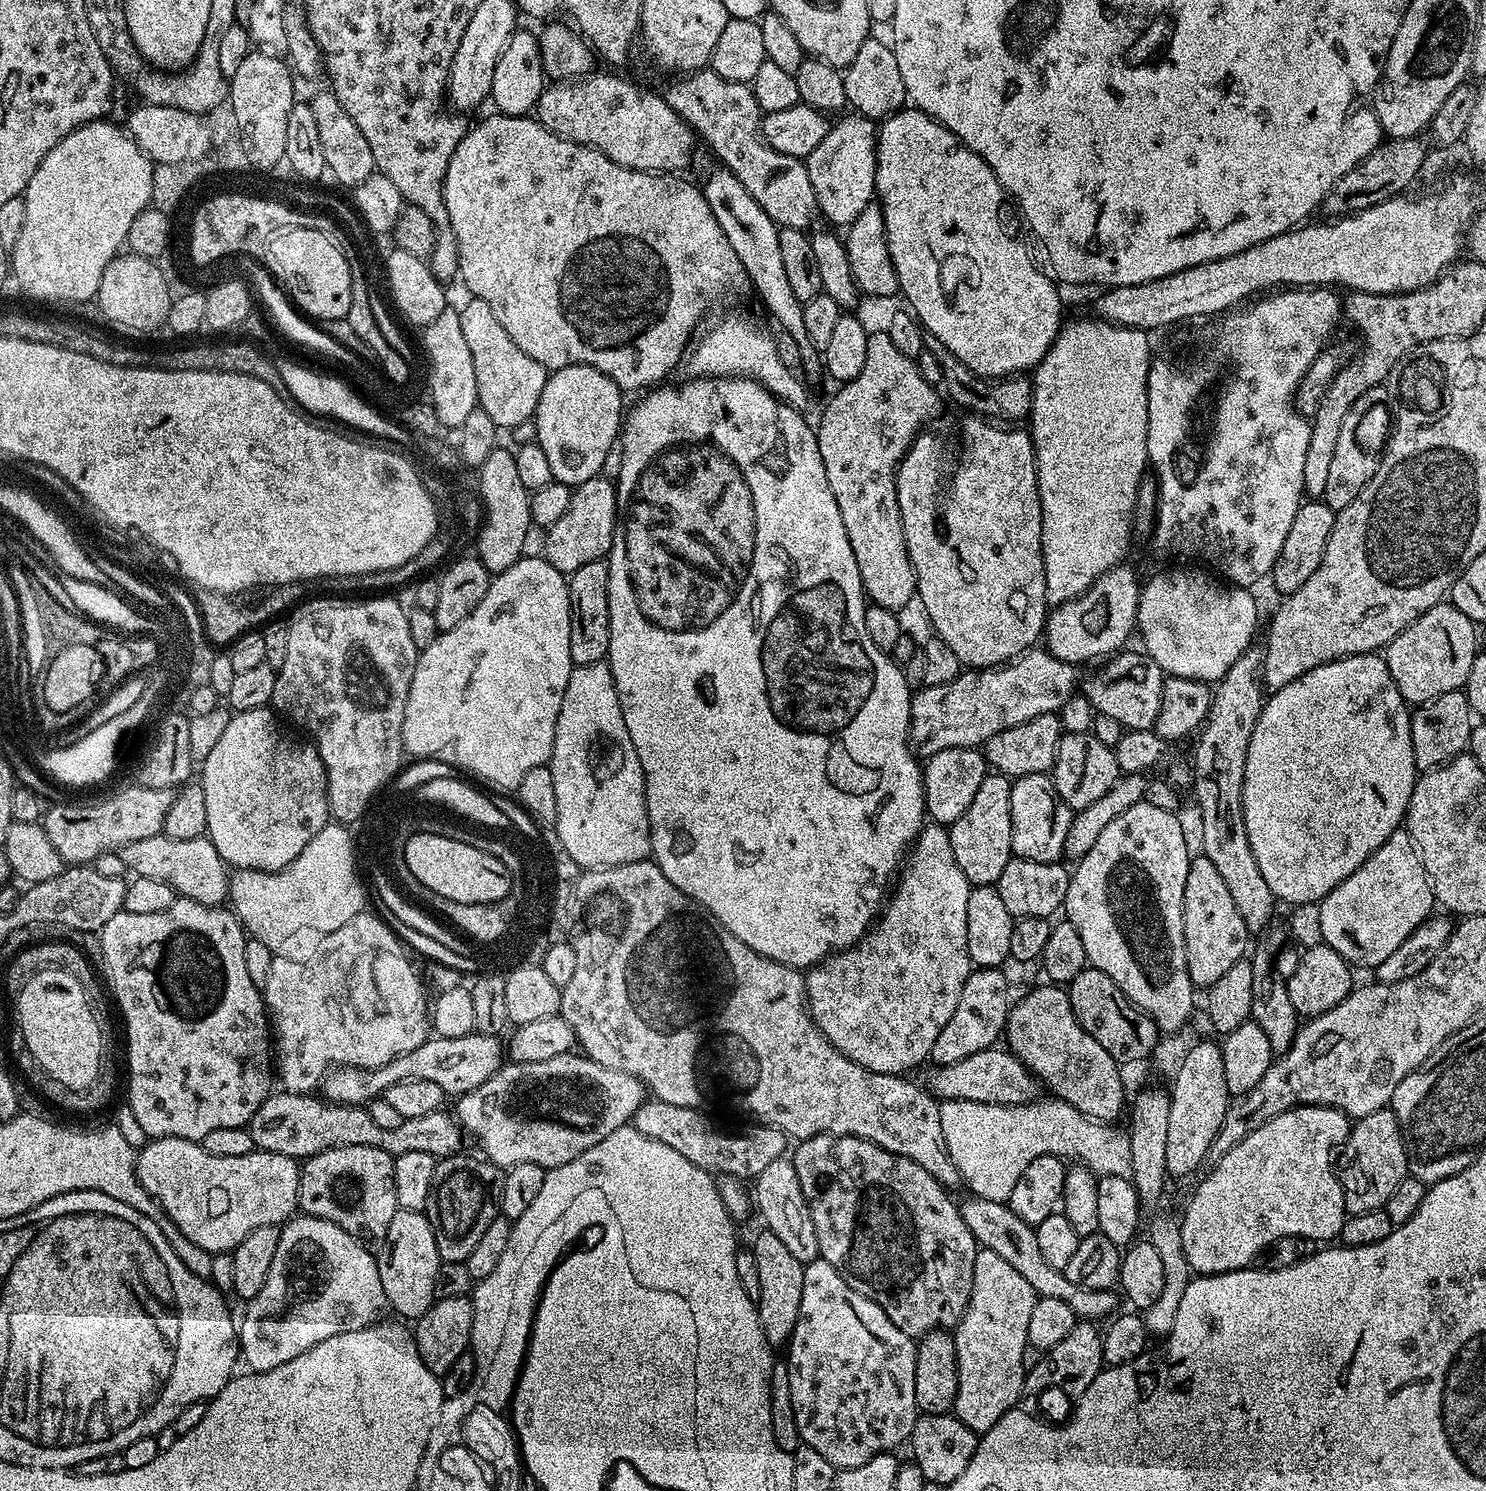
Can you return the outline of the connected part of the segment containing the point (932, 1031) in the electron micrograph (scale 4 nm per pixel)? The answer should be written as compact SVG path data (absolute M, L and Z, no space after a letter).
M925 823L899 869L898 879L890 892L890 899L883 905L882 911L870 931L853 948L846 948L843 952L835 953L827 960L821 960L819 964L807 969L806 995L812 1020L820 1027L824 1037L846 1058L858 1062L858 1066L871 1072L908 1074L911 1068L918 1067L923 1060L927 1061L931 1057L934 1042L938 1042L938 1034L942 1034L946 1022L950 1022L954 1009L958 1006L958 997L962 995L962 986L966 986L966 978L974 971L974 965L966 946L966 902L970 902L971 893L972 888L966 874L962 874L962 870L958 870L958 862L954 862L954 850L950 846L948 828L943 824Z

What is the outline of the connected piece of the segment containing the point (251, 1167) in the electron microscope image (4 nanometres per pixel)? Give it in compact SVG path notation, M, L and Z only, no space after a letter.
M182 1138L149 1139L147 1144L139 1149L136 1158L136 1176L142 1182L144 1189L160 1204L162 1211L172 1219L174 1226L178 1226L178 1230L182 1234L186 1234L186 1238L190 1238L190 1242L194 1242L194 1246L213 1254L217 1252L231 1253L232 1249L240 1245L242 1238L246 1238L246 1234L250 1234L250 1230L258 1230L258 1226L283 1225L297 1211L300 1202L300 1164L297 1157L287 1156L281 1152L254 1150L250 1154L242 1154L242 1158L214 1158L214 1154L206 1154L202 1145L194 1140L183 1140Z

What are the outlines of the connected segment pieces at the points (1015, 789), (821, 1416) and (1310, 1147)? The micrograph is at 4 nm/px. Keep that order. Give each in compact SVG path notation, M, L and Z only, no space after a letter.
M1026 774L1012 780L1010 790L1010 842L1013 857L1021 856L1030 862L1057 863L1064 856L1066 834L1072 825L1073 809L1062 802L1062 798L1054 790L1054 782L1048 774Z
M817 1258L804 1265L802 1306L787 1352L790 1402L794 1402L798 1434L826 1462L839 1468L862 1466L870 1458L896 1450L903 1440L905 1443L911 1437L918 1415L914 1398L916 1344L913 1337L898 1330L870 1298L851 1288L830 1262Z
M1306 1104L1286 1110L1282 1114L1278 1114L1278 1118L1270 1118L1270 1122L1258 1126L1258 1130L1254 1130L1246 1138L1242 1138L1242 1142L1238 1142L1238 1146L1234 1146L1234 1150L1230 1150L1221 1160L1215 1161L1211 1165L1213 1168L1207 1169L1207 1172L1209 1171L1208 1177L1197 1186L1196 1193L1189 1198L1188 1205L1184 1208L1184 1217L1178 1220L1182 1250L1185 1251L1186 1262L1191 1271L1201 1276L1217 1276L1223 1272L1237 1272L1240 1268L1249 1267L1266 1246L1278 1242L1278 1238L1286 1238L1287 1236L1305 1236L1313 1242L1319 1242L1319 1240L1324 1240L1320 1242L1335 1241L1344 1225L1346 1213L1344 1211L1344 1191L1340 1185L1340 1177L1334 1171L1334 1153L1348 1139L1349 1127L1349 1117L1336 1108L1320 1108L1316 1104Z

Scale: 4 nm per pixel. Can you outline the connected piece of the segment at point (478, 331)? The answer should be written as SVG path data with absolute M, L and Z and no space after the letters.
M468 298L464 305L459 305L462 335L466 338L466 346L470 350L470 358L474 360L474 382L478 386L478 407L486 410L495 422L497 429L511 430L522 422L532 420L536 414L538 398L542 394L542 386L546 386L550 372L543 368L530 354L522 354L518 346L514 346L514 338L506 334L502 322L494 318L490 306L475 298Z

